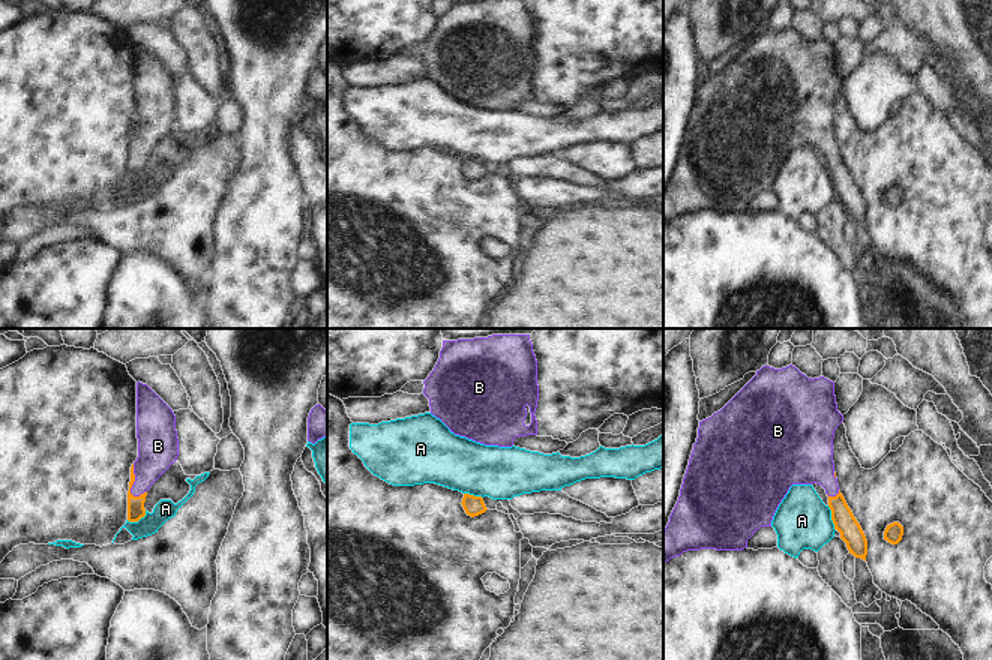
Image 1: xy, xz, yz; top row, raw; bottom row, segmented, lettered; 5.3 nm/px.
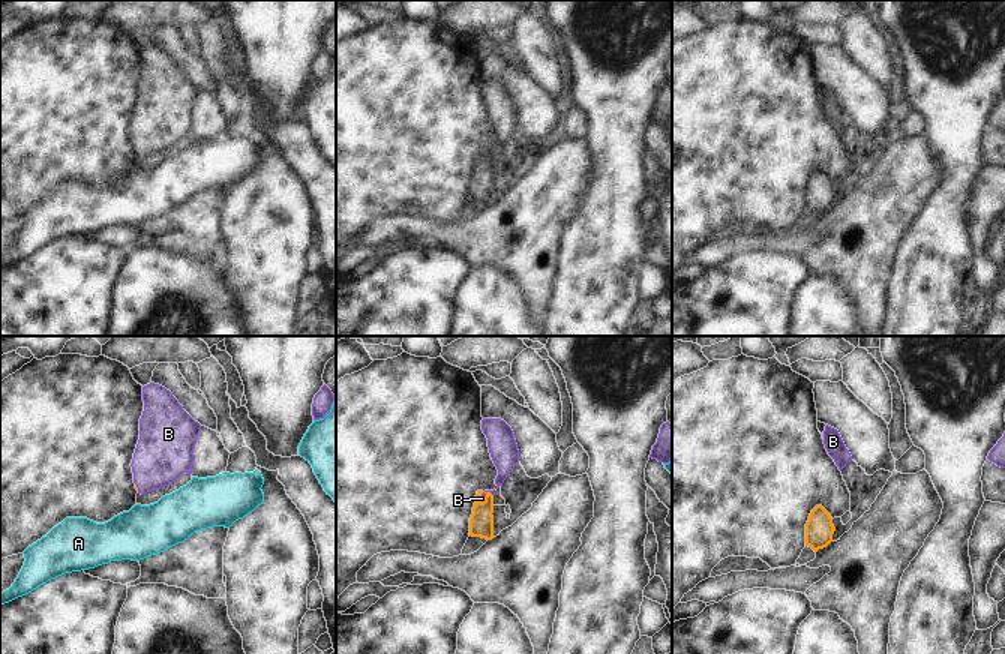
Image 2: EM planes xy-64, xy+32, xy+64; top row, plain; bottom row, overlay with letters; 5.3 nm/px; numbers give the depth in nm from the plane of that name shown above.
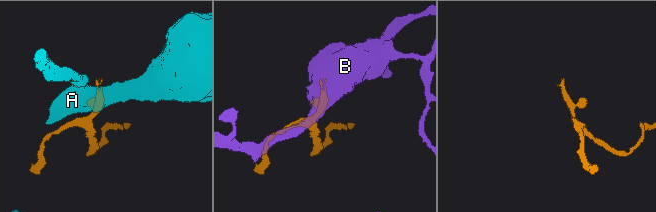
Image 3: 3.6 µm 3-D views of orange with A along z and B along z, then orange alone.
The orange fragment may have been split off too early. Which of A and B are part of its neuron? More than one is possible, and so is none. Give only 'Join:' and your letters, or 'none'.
Join: B

